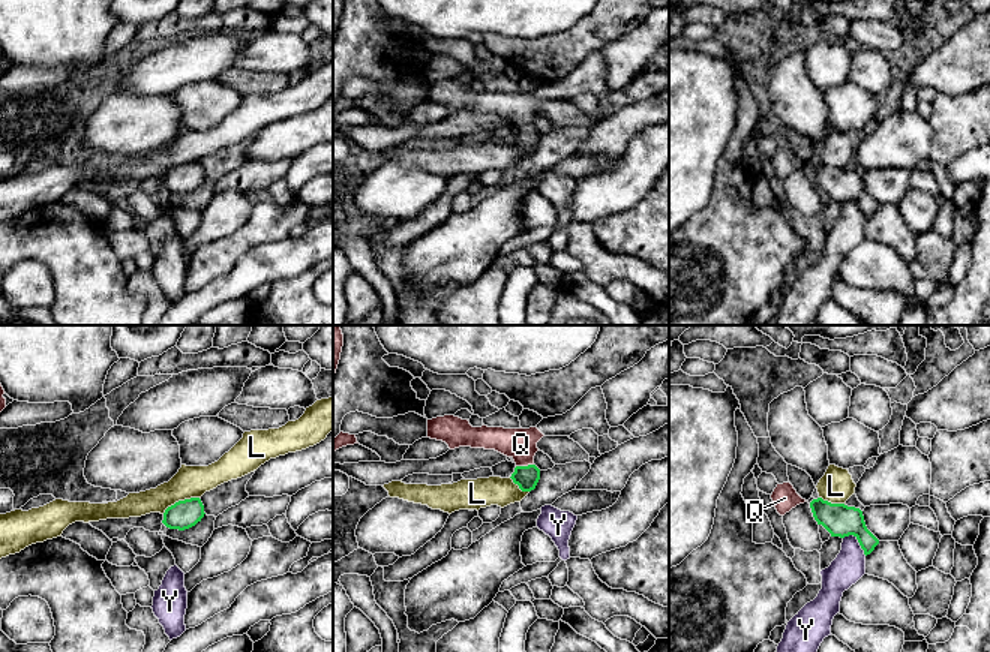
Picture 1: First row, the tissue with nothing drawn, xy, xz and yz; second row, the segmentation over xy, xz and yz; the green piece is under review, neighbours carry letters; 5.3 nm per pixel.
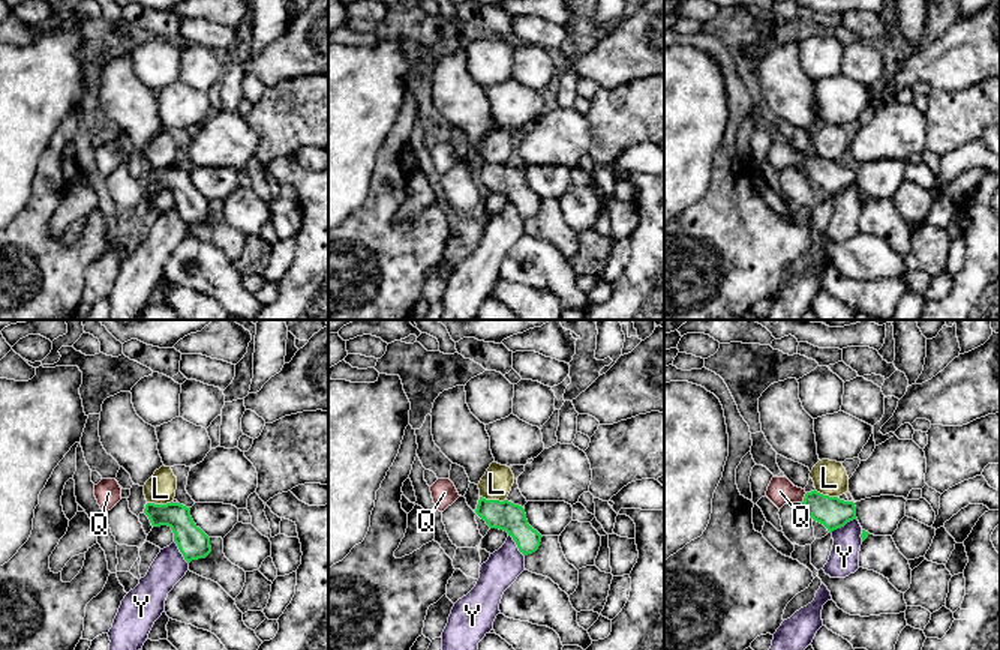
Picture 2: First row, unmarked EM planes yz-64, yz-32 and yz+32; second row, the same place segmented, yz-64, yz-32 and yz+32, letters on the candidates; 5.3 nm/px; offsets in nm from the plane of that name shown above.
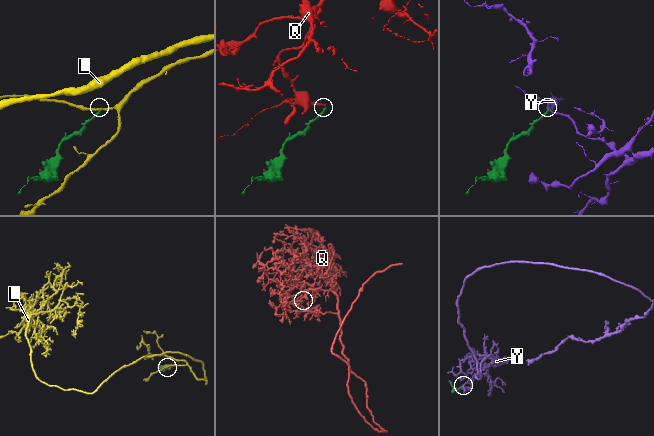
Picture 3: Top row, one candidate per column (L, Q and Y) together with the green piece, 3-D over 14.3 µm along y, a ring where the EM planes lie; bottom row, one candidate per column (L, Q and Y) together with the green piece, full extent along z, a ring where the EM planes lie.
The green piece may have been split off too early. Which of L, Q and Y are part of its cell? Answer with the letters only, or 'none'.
Q

